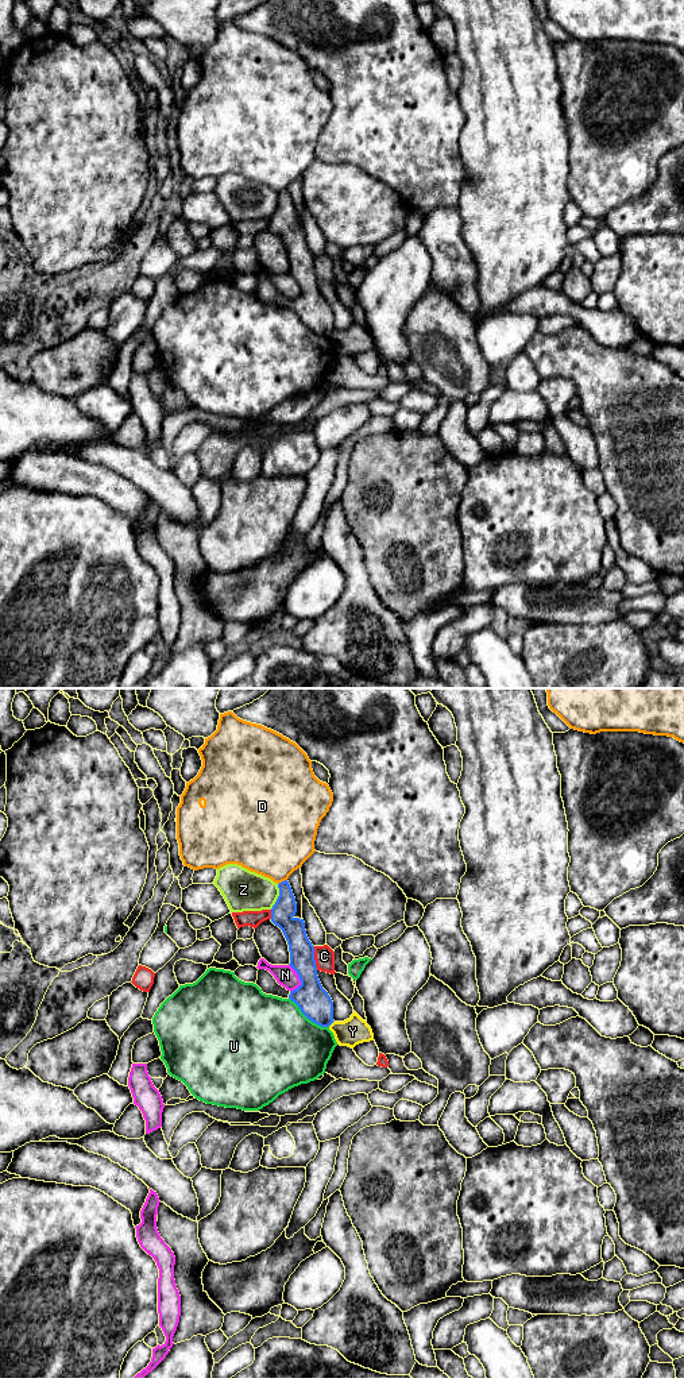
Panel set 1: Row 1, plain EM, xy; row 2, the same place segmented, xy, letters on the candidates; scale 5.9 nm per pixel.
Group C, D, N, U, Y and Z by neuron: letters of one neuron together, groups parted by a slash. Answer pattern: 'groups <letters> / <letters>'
groups C / D / N / U / Y / Z

